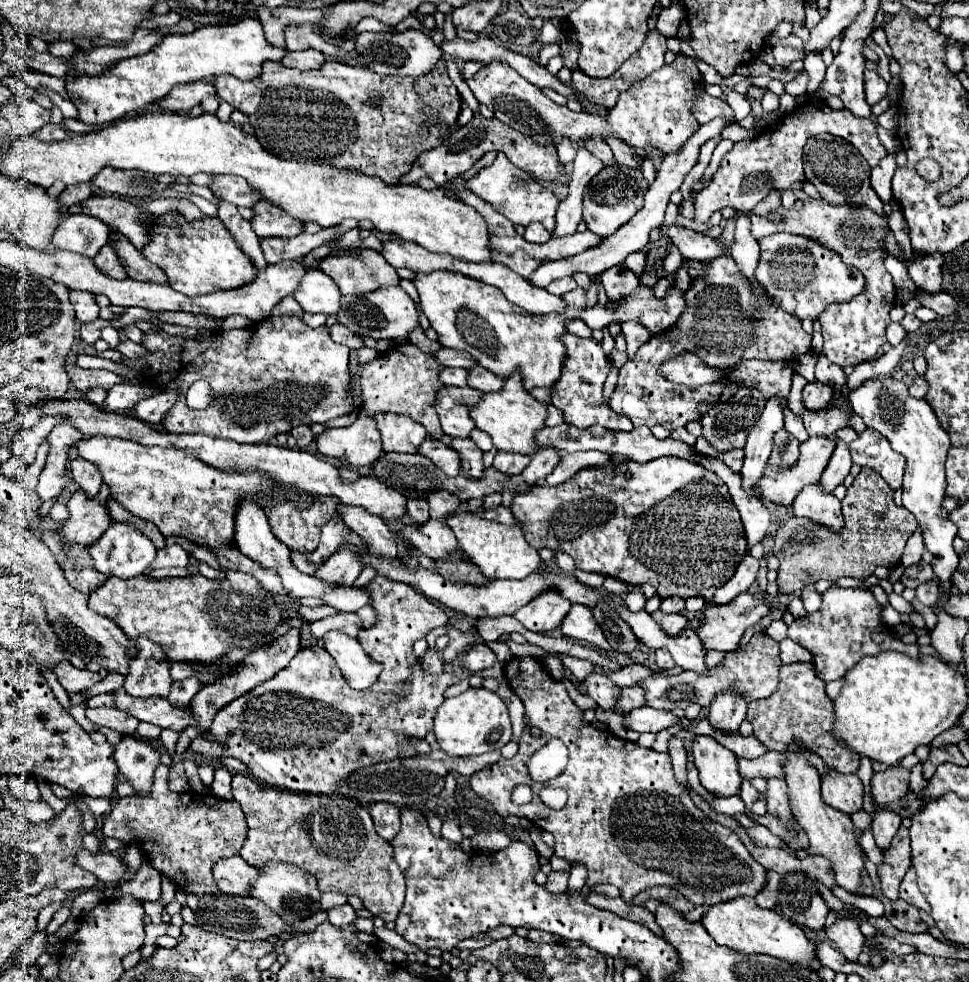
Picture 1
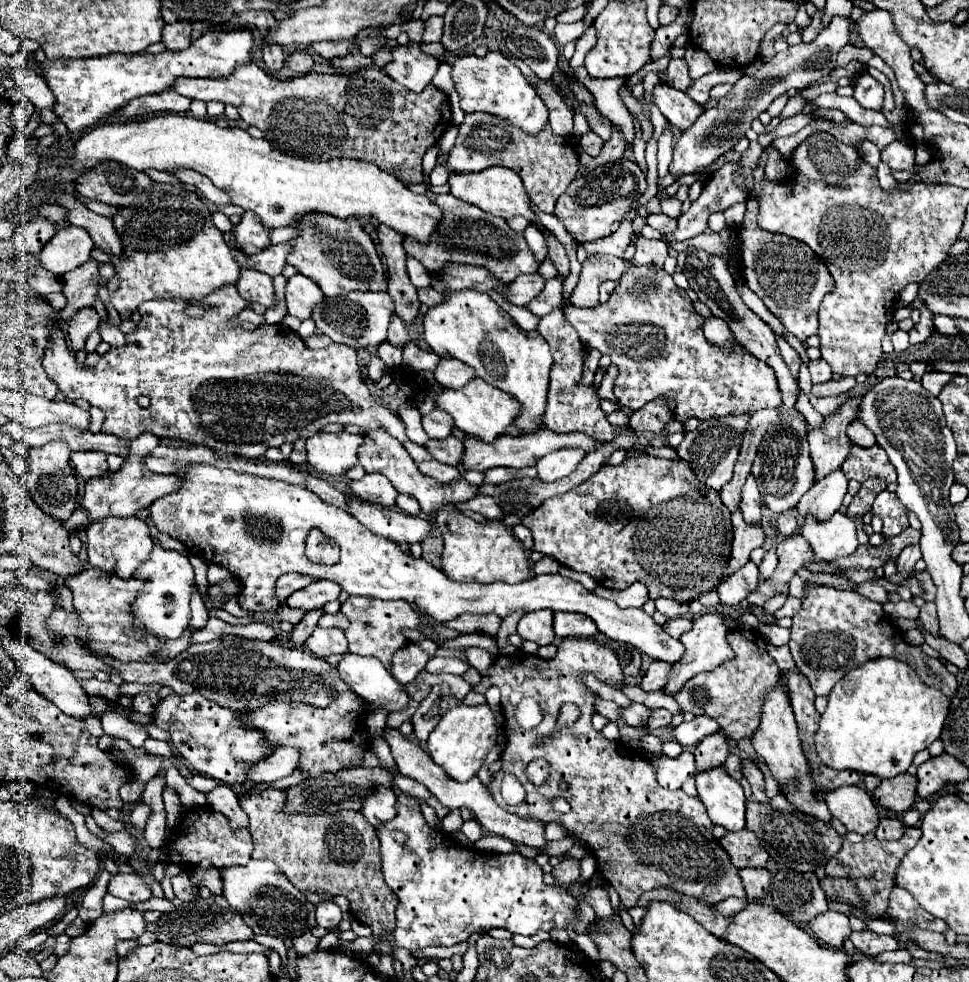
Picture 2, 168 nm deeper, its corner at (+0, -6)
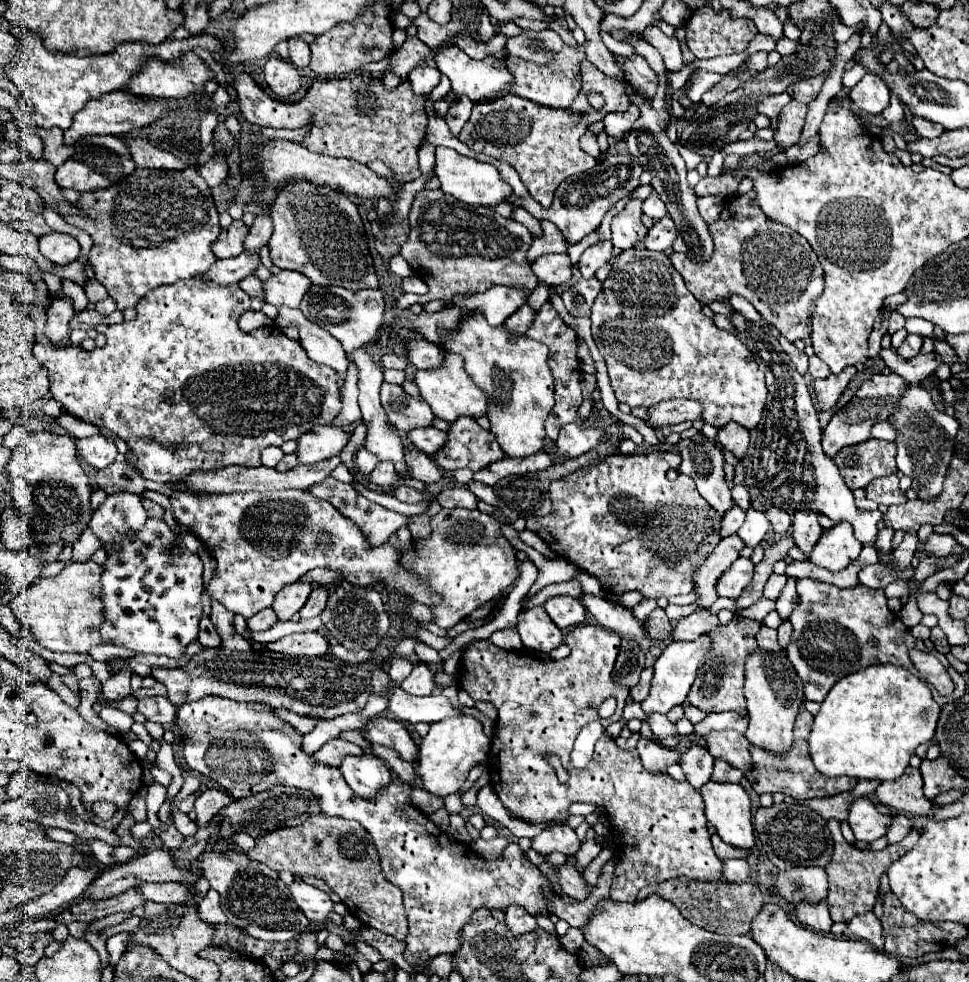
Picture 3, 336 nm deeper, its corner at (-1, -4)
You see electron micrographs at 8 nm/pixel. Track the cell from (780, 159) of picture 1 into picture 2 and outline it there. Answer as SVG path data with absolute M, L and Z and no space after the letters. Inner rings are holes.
M725 162L705 184L701 196L691 204L687 212L681 214L679 228L673 234L663 236L665 242L689 240L701 234L707 228L707 218L713 212L725 212L737 202L747 202L749 192L739 188L733 180L733 174L739 172L739 162Z

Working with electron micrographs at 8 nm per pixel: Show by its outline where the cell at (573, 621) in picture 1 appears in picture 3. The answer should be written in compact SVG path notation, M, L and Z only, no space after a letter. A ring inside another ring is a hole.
M552 596L544 602L544 610L552 618L552 622L562 630L584 622L584 606L574 596Z

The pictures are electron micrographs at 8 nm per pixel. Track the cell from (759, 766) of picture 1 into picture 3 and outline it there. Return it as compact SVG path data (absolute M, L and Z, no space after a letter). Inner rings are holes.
M724 760L714 762L714 772L712 772L714 782L740 782L742 776L744 774L740 774L740 770L736 770L732 764L728 764Z

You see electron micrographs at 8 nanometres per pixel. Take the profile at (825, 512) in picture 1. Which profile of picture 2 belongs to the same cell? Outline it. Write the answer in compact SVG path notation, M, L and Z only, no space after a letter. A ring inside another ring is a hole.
M833 514L831 520L815 520L813 516L803 518L803 526L799 534L811 544L815 556L819 560L835 560L837 556L849 556L857 550L857 534L855 522L845 514Z

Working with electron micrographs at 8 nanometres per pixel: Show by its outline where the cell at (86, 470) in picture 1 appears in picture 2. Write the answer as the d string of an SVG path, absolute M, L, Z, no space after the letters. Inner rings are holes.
M73 452L73 468L81 480L91 480L107 472L107 454L103 452Z

